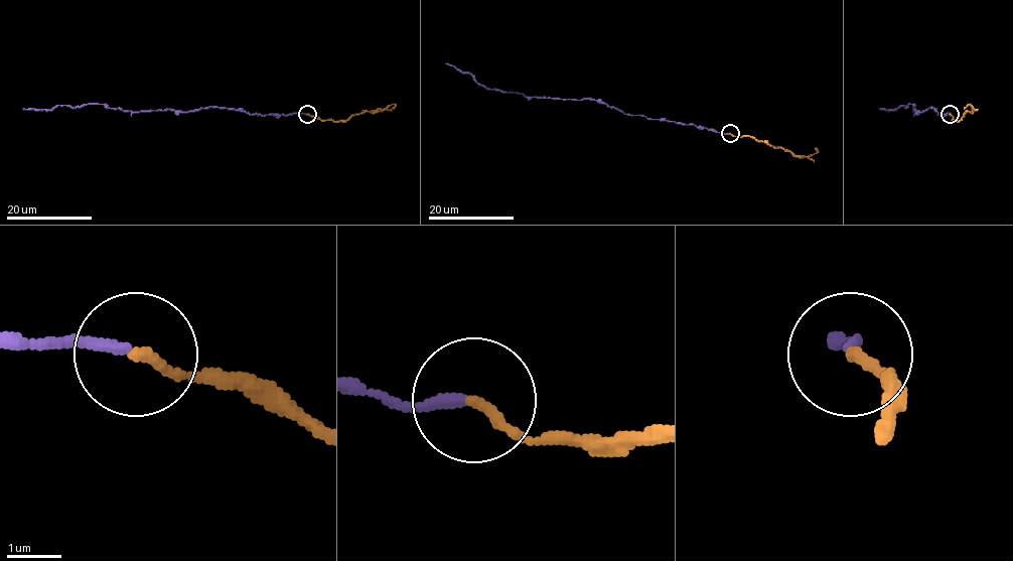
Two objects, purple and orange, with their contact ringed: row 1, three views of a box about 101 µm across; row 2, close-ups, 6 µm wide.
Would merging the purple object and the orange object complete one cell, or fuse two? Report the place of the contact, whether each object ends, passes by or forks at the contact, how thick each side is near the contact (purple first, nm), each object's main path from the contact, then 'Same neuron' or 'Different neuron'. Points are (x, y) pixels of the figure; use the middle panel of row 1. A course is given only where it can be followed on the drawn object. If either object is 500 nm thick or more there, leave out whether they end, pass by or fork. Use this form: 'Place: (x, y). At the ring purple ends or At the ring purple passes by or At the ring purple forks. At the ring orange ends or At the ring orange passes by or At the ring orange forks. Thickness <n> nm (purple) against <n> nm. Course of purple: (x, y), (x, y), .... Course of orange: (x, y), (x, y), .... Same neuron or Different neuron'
Place: (730, 133). At the ring purple ends. At the ring orange ends. Thickness 200 nm (purple) against 190 nm. Course of purple: (729, 133), (624, 114), (595, 100), (530, 97), (486, 88), (471, 74), (445, 63). Course of orange: (730, 133), (766, 141), (796, 155), (816, 153), (816, 148). Different neuron

